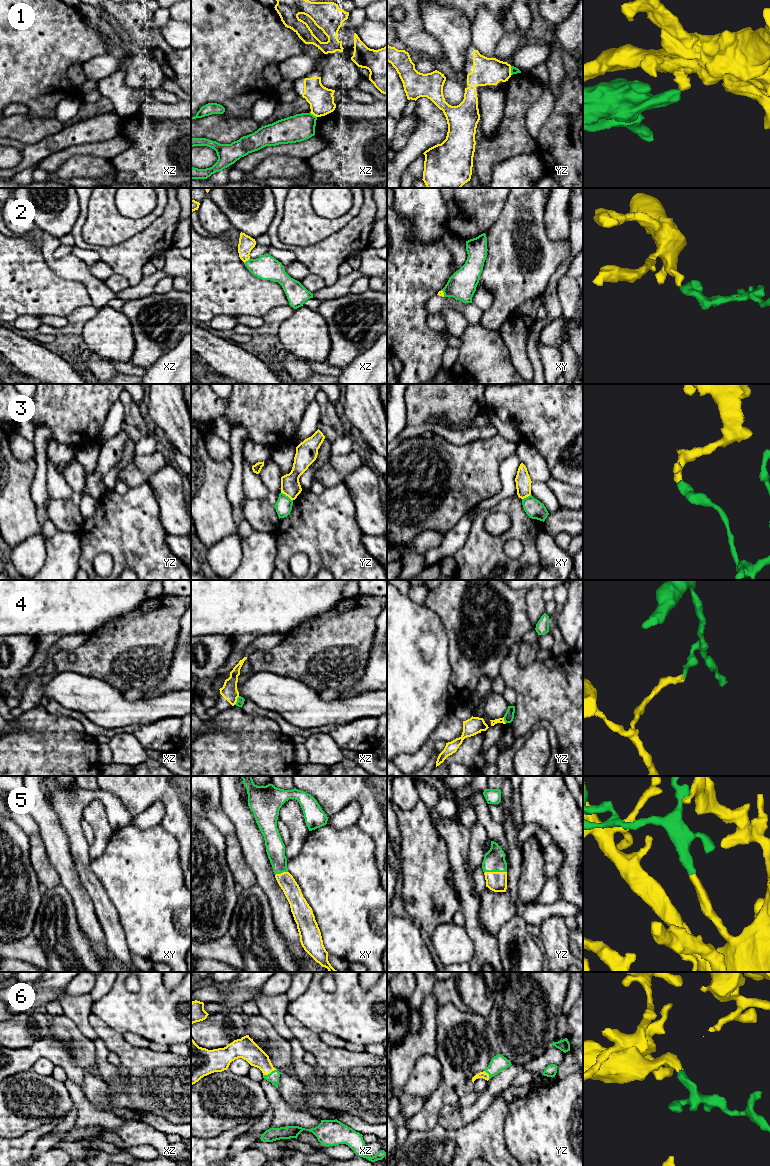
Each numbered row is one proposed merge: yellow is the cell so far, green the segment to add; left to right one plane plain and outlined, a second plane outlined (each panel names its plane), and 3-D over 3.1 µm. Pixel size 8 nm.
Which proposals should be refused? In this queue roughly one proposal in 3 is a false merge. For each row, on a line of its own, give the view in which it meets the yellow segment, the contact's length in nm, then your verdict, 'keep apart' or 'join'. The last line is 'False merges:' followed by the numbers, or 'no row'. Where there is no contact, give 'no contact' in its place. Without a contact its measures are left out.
1: meets yellow in xz; contact 70 nm long; keep apart
2: meets yellow in xz; contact 60 nm long; join
3: meets yellow in yz; contact 120 nm long; keep apart
4: meets yellow in xz; contact 80 nm long; keep apart
5: meets yellow in yz; contact 180 nm long; join
6: meets yellow in xz; contact 120 nm long; join
False merges: 1, 3, 4

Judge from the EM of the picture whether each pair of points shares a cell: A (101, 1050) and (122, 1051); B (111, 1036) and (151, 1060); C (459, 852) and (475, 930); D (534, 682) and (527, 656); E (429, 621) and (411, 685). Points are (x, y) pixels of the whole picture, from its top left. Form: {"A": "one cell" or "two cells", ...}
{"A": "two cells", "B": "one cell", "C": "one cell", "D": "two cells", "E": "one cell"}

